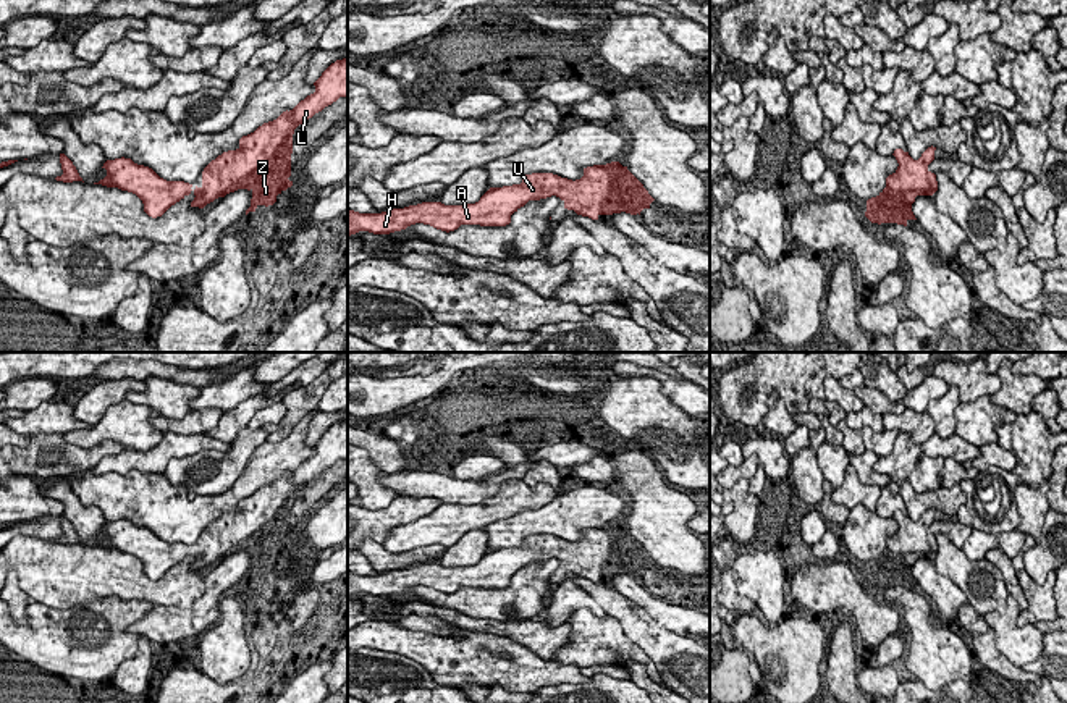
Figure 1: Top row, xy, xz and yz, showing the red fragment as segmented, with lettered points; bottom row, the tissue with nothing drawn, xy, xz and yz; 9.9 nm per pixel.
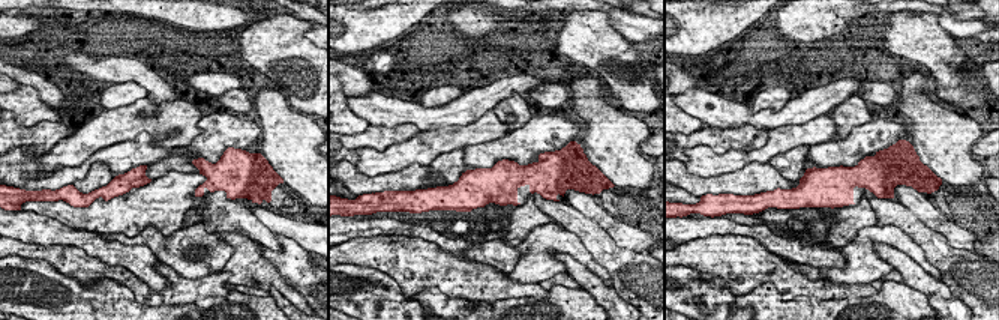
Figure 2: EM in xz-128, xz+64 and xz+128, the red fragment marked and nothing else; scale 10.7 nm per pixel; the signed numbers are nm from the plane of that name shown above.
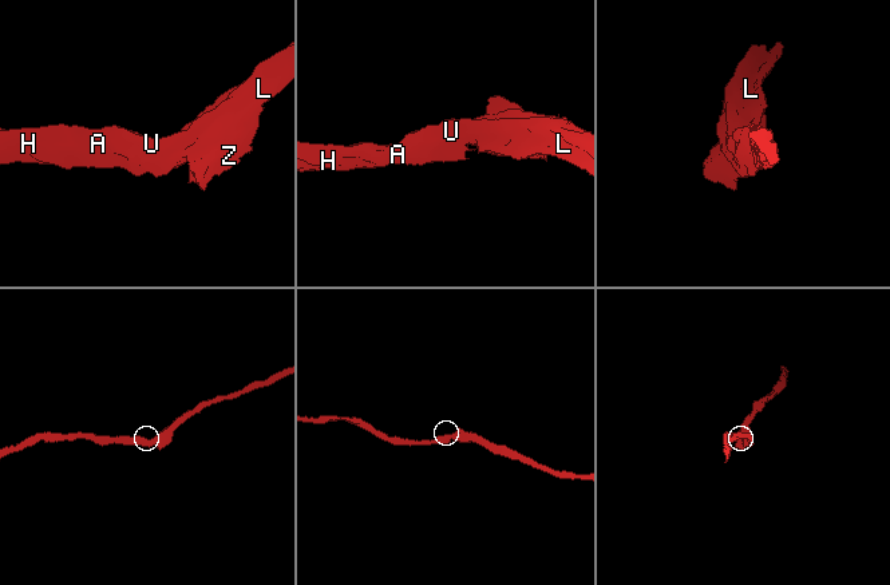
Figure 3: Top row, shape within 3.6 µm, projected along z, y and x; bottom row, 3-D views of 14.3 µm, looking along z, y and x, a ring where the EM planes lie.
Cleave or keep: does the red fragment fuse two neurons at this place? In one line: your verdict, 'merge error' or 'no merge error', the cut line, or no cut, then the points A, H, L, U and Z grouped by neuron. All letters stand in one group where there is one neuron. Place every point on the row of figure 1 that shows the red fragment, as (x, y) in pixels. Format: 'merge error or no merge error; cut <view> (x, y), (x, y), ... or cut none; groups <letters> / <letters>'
no merge error; cut none; groups A H L U Z

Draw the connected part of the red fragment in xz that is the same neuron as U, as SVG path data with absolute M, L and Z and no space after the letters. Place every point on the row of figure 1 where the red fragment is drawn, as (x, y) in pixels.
M611 162L584 168L584 176L576 181L553 173L525 175L521 184L490 187L475 204L445 205L441 202L422 202L404 208L390 208L382 213L359 213L348 210L348 236L359 231L390 234L415 223L430 225L446 233L458 229L461 225L506 226L511 223L511 215L529 200L540 200L551 196L559 197L564 202L564 208L574 210L577 215L592 220L598 220L600 215L621 212L640 215L640 212L650 208L650 204L655 200L627 166L622 166L619 162Z

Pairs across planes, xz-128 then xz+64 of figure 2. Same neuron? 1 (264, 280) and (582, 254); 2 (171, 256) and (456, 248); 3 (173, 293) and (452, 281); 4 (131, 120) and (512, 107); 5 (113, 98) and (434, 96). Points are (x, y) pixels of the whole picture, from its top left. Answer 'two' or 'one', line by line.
1: one
2: one
3: one
4: two
5: one

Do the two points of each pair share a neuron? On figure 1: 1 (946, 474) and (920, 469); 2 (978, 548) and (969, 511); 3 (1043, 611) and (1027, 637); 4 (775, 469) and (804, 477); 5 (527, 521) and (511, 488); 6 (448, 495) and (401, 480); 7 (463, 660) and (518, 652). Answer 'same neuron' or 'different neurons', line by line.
1: different neurons
2: different neurons
3: different neurons
4: different neurons
5: different neurons
6: same neuron
7: same neuron

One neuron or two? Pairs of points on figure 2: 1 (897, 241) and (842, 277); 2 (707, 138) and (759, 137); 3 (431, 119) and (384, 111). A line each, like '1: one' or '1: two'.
1: one
2: one
3: one

